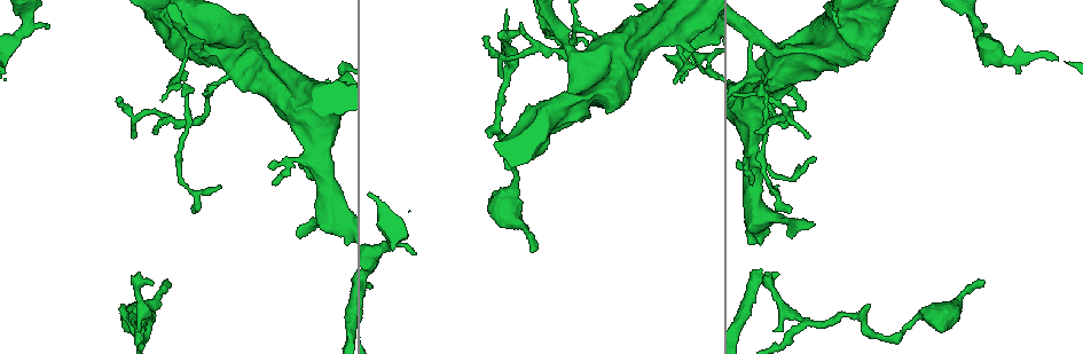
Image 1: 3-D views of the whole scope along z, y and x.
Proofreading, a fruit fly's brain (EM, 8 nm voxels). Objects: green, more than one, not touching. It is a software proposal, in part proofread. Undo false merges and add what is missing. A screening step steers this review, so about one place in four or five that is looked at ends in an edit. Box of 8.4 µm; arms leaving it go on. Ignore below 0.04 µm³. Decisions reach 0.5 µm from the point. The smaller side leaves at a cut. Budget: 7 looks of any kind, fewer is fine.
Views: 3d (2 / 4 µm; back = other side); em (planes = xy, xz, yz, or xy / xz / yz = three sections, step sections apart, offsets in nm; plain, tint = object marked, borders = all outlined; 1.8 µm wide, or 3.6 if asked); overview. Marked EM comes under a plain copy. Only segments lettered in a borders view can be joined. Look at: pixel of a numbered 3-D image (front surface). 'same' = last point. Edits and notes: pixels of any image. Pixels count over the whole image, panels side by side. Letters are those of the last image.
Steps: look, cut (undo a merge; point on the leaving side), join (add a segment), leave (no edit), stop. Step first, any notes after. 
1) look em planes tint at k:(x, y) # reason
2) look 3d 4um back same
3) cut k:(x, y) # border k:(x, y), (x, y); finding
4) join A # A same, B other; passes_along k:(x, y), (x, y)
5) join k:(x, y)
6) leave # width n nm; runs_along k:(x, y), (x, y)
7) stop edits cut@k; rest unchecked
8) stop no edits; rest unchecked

look em planes borders at 1:(787, 57) # sudden change in width

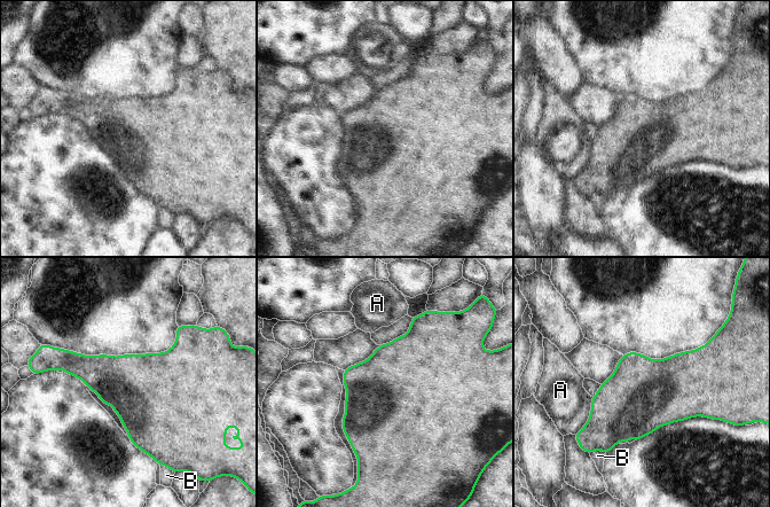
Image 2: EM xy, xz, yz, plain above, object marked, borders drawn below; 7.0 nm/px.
leave # A other, B other; border 2:(592, 397), (589, 419), (576, 431); one neuron here

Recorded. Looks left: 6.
look em planes borders at 1:(689, 57)

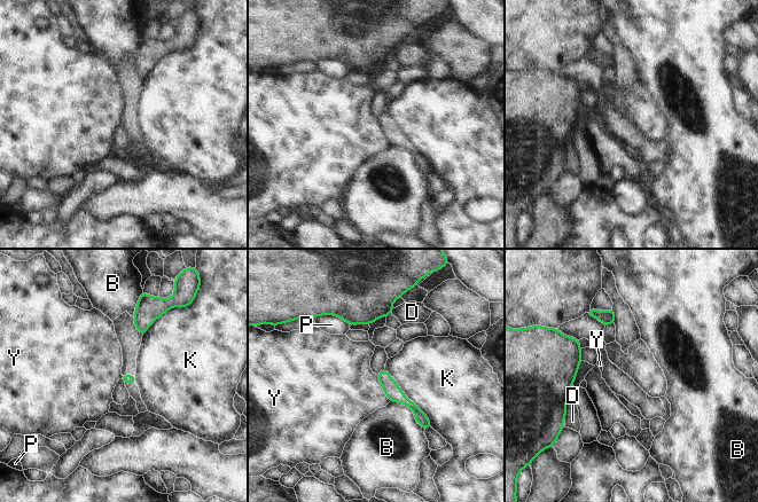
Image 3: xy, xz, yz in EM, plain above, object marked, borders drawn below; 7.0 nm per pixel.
leave # B other, D other, K other, P other, Y other; no lettered segment goes on from it

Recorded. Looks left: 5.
look em planes borders at 1:(984, 28) # an open end

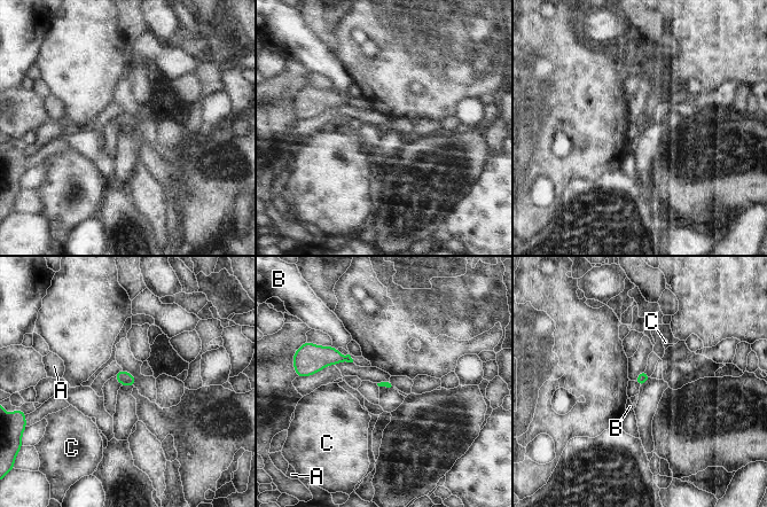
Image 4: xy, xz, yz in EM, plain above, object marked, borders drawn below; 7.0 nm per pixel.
leave # A other, B other, C other; border 4:(349, 353), (353, 361); none of them fits

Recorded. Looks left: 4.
stop no edits; rest unchecked

